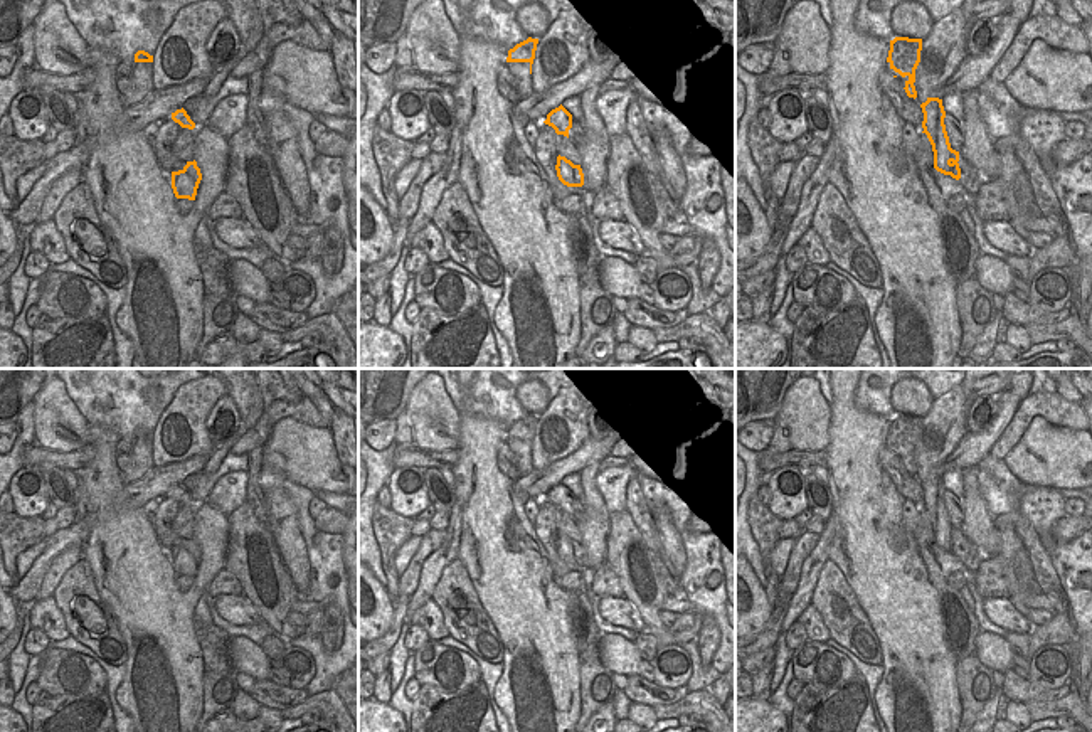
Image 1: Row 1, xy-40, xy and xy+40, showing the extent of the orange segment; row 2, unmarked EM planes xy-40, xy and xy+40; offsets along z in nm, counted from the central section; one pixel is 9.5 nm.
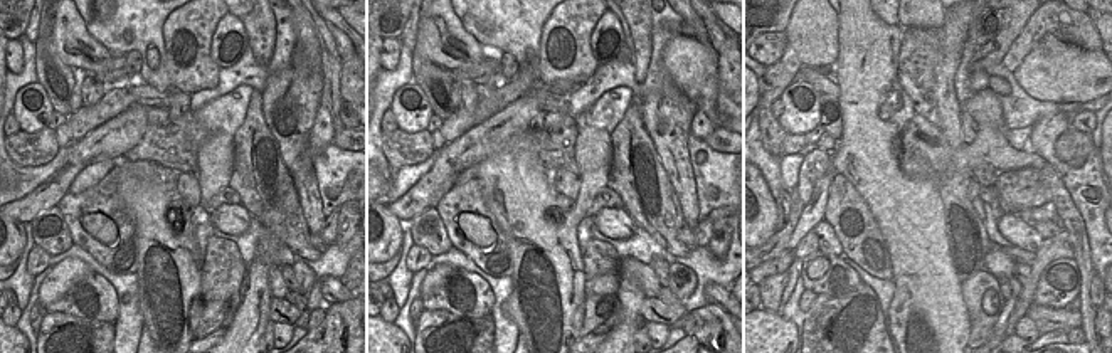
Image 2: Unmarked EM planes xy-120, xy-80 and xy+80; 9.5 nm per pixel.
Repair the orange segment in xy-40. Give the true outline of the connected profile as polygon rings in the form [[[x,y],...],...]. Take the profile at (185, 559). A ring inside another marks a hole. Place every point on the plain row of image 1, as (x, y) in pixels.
[[[187,538],[187,542],[182,547],[172,549],[172,565],[175,574],[195,577],[200,557],[202,550],[197,544],[197,538]]]

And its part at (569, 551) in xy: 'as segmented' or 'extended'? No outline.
as segmented

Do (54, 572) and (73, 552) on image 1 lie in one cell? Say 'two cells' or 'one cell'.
one cell

